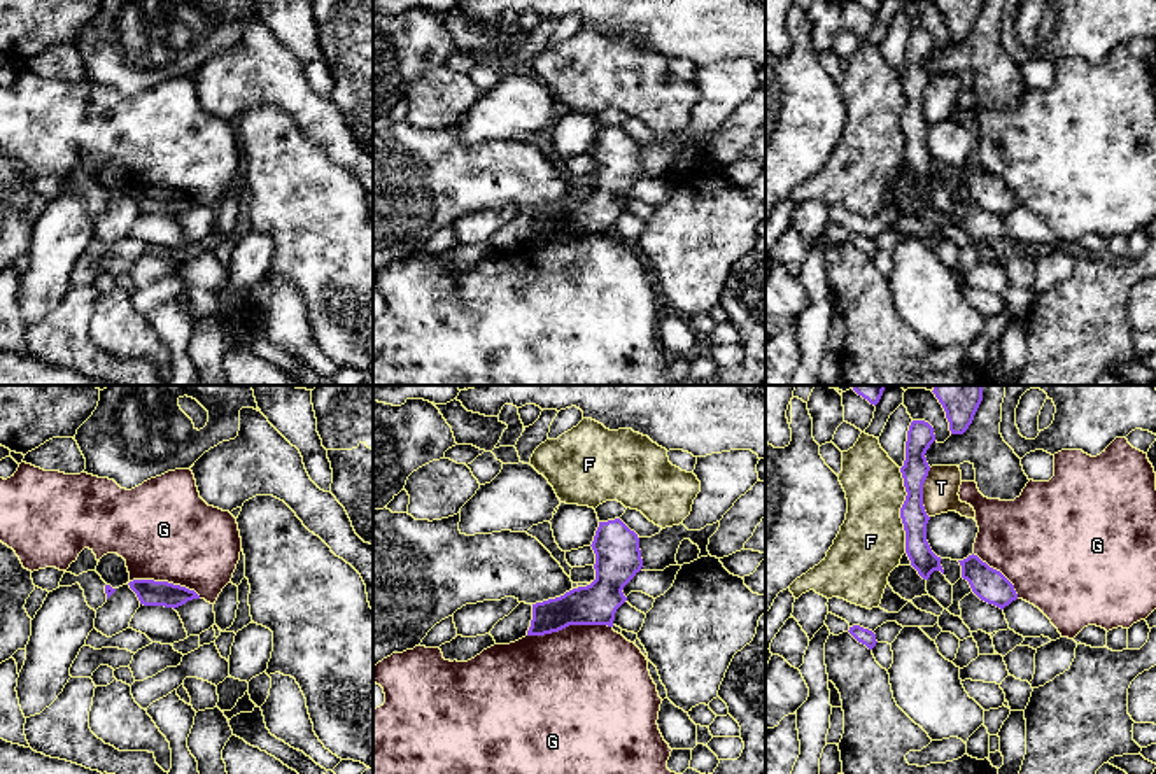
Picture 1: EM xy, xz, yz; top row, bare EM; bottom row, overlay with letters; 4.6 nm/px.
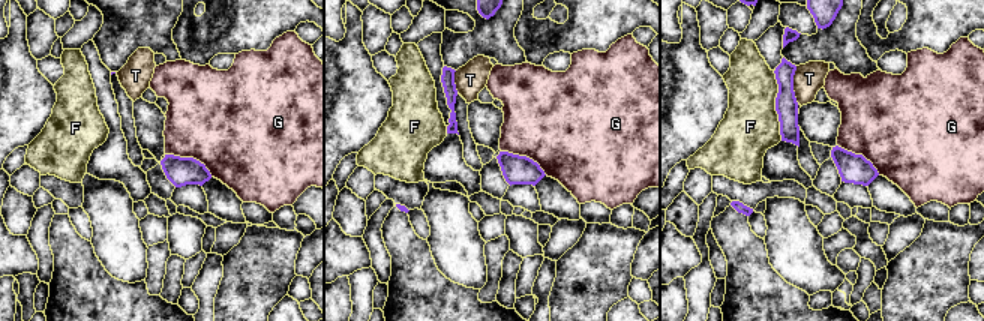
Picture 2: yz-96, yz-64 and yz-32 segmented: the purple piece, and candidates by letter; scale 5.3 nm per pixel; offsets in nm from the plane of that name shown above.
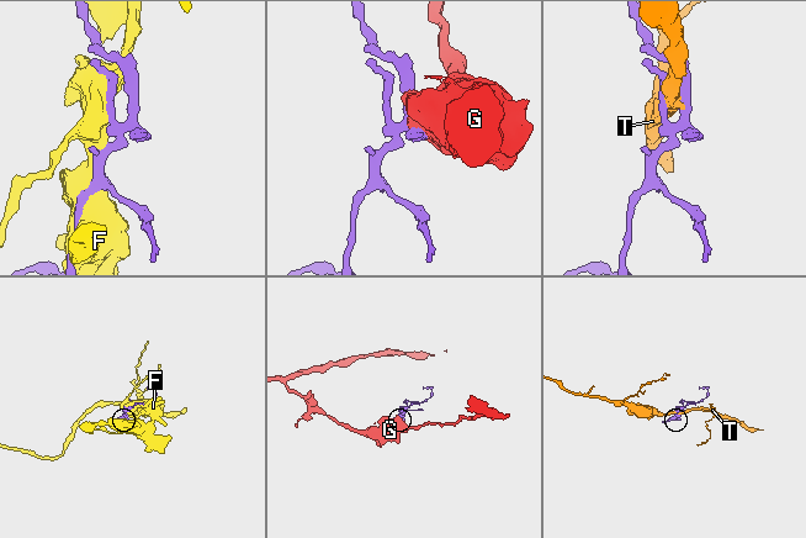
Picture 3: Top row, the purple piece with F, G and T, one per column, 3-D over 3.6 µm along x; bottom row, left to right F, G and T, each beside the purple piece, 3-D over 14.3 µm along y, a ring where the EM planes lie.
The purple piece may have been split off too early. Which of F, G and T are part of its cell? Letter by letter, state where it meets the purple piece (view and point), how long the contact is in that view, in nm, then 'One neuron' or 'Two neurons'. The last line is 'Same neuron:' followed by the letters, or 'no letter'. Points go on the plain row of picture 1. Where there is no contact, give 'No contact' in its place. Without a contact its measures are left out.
F: Touches purple at yz (901, 118). Shared border 400 nm. Two neurons
G: Touches purple at xz (570, 232). Shared border 400 nm. Two neurons
T: Touches purple at yz (922, 100). Shared border 240 nm. Two neurons
Same neuron: no letter

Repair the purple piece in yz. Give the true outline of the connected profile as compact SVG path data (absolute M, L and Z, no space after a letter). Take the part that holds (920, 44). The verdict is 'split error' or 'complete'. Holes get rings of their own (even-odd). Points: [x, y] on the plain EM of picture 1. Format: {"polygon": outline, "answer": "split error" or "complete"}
{"polygon": "M913 28L907 39L906 68L900 75L907 100L900 116L900 126L906 138L906 161L911 173L923 187L928 187L934 179L944 182L941 165L932 159L927 149L927 131L930 124L923 114L923 91L930 79L925 61L934 49L934 35L925 28Z", "answer": "complete"}

